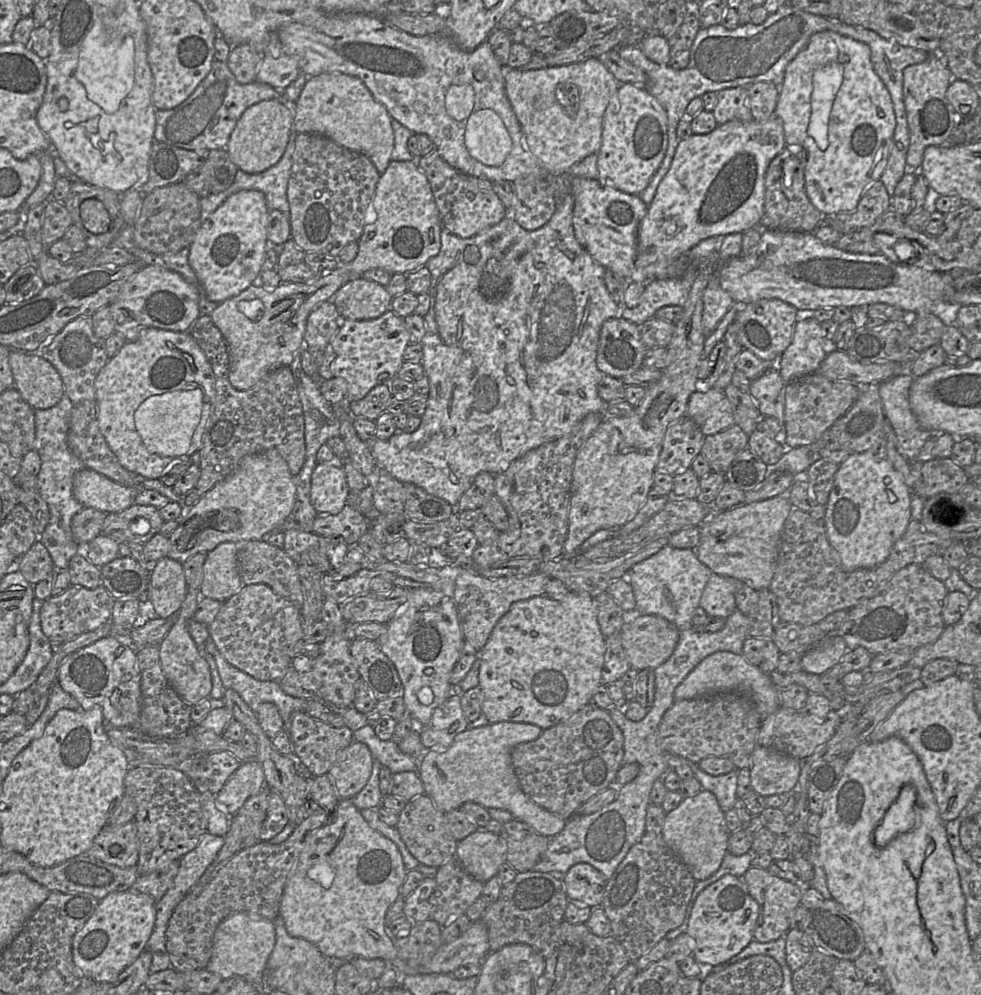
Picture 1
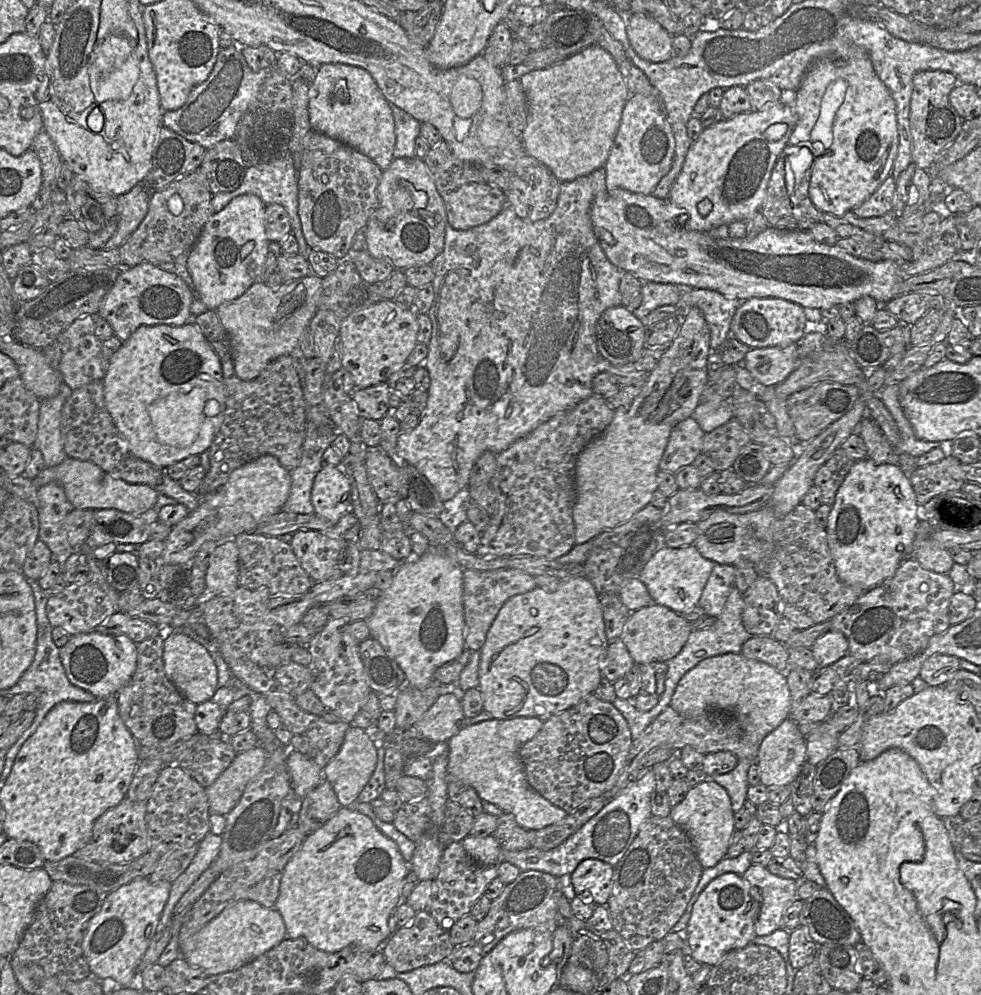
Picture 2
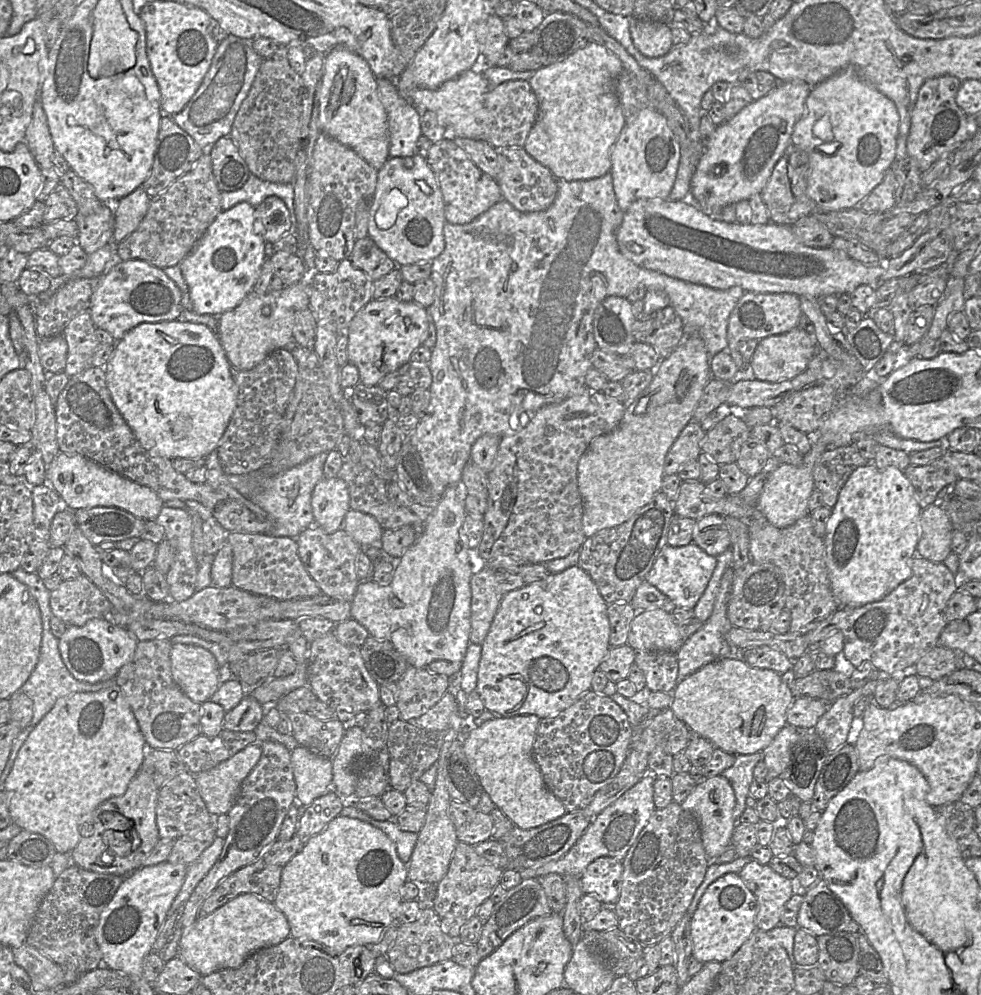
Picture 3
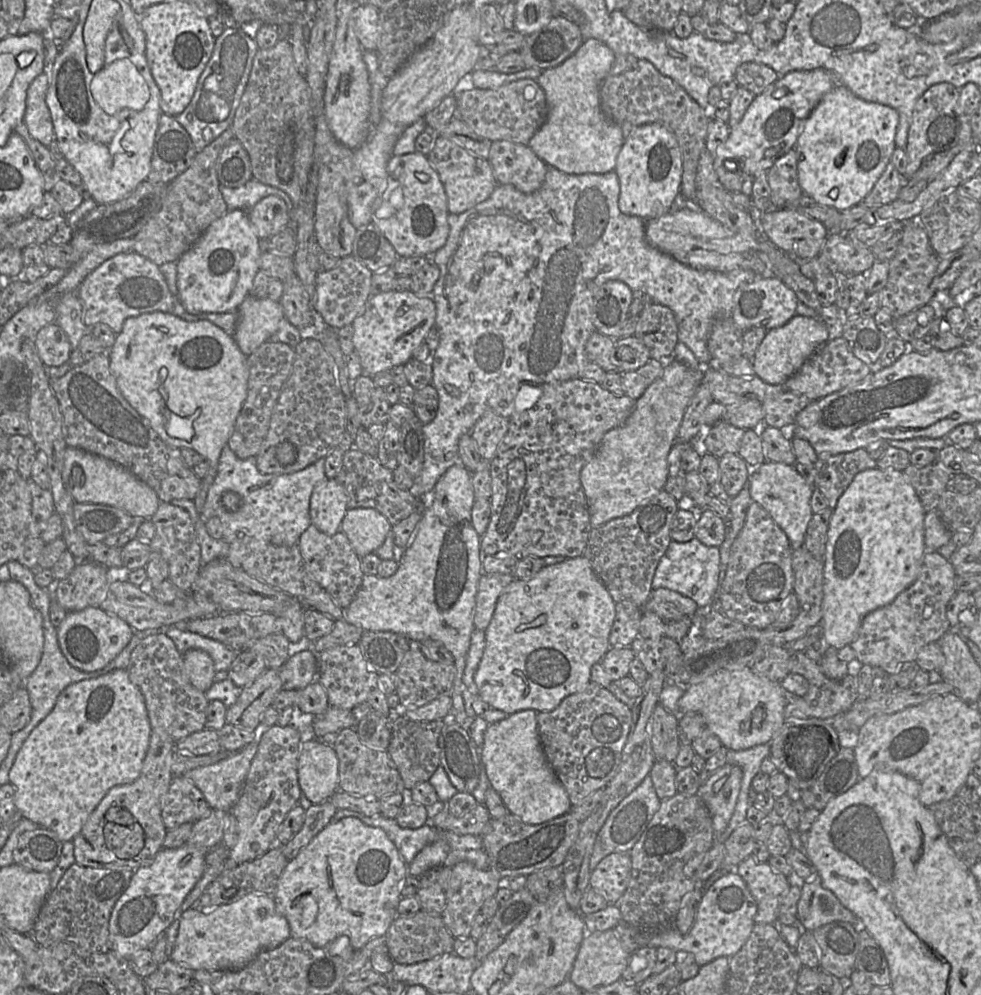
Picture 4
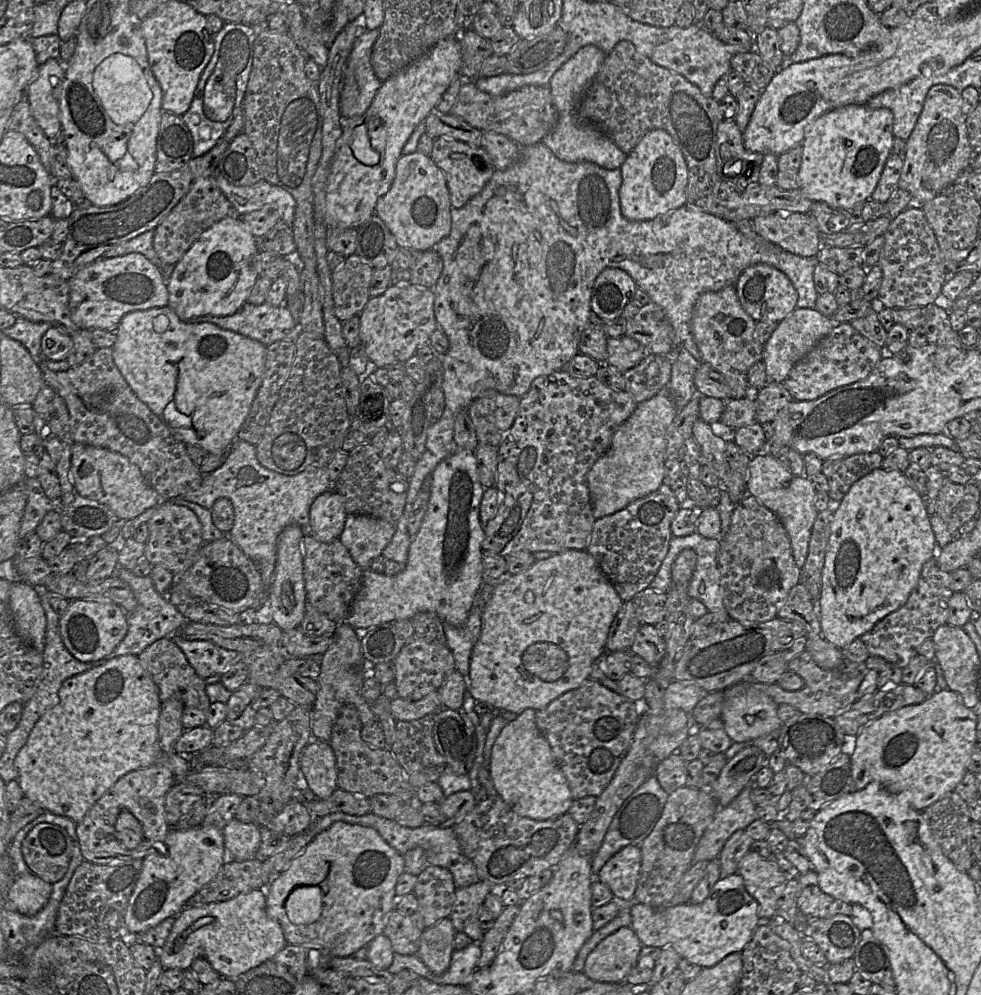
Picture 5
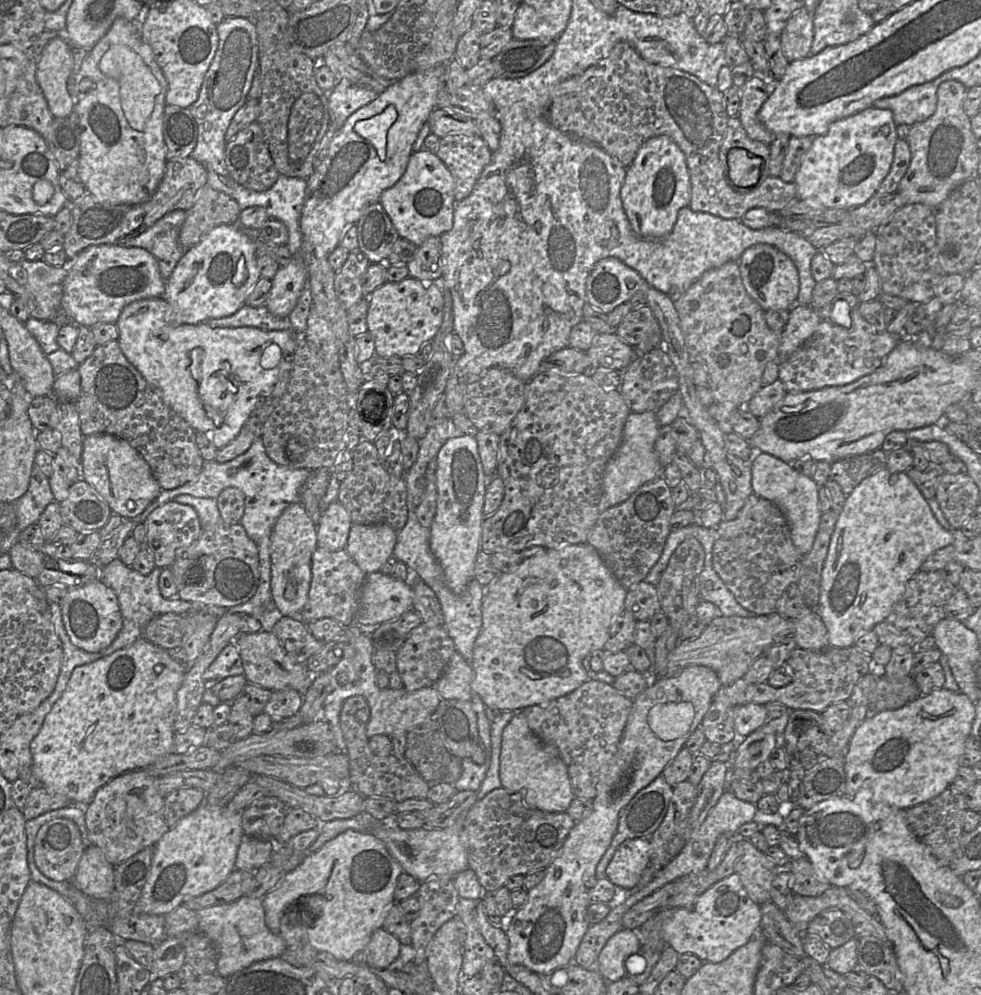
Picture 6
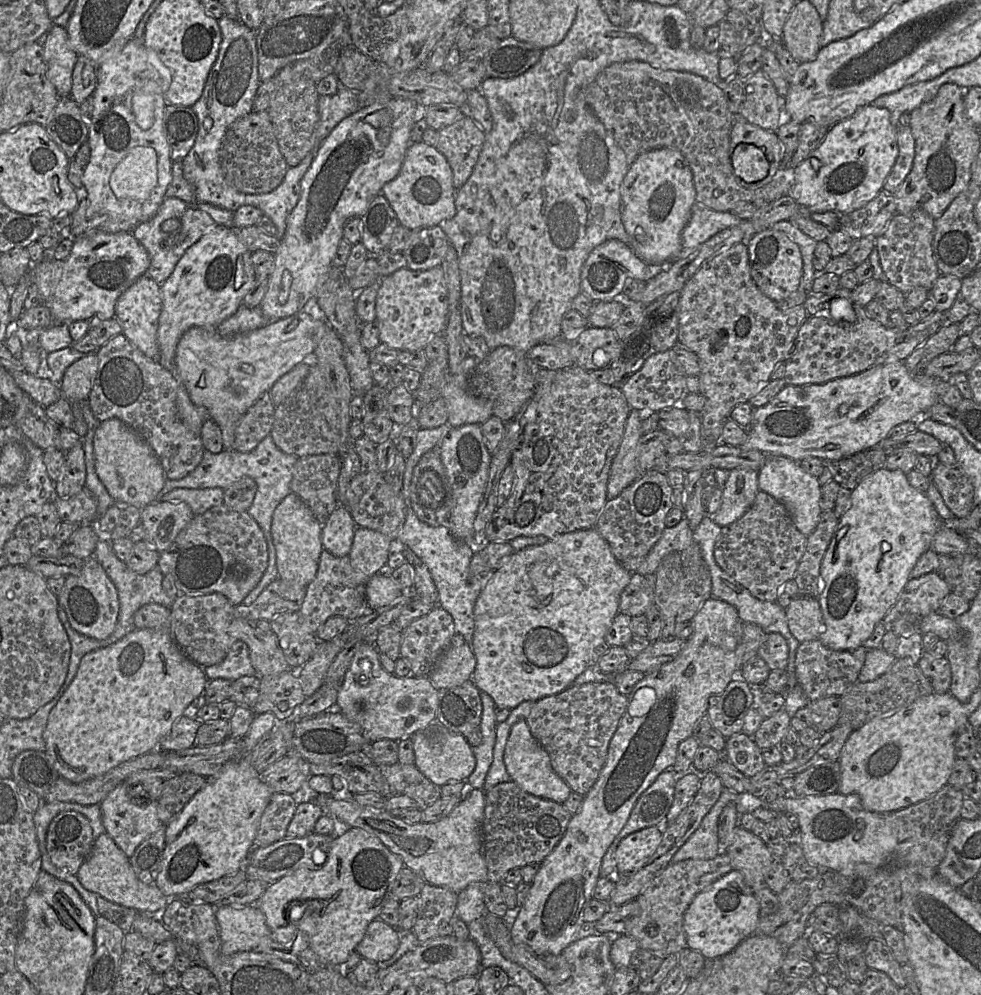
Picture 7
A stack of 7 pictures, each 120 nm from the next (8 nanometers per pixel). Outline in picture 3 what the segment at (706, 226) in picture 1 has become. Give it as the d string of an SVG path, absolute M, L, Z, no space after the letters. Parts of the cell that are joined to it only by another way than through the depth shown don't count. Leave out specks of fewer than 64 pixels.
M803 81L780 82L761 99L753 100L733 118L717 126L695 166L689 199L709 216L726 205L761 193L774 166L791 145L794 126L804 116L811 89Z

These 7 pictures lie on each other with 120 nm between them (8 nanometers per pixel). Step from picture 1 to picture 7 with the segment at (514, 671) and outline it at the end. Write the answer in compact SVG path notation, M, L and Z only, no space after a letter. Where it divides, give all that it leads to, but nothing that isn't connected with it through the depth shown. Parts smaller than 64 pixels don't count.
M595 528L578 530L549 539L541 545L531 545L514 553L491 575L484 580L483 587L474 605L474 633L471 647L476 658L476 666L472 674L472 681L477 688L488 693L495 705L513 709L524 701L538 701L546 696L557 694L569 686L592 663L591 654L612 625L619 613L620 596L624 588L630 583L632 573L620 565L614 557L608 543Z

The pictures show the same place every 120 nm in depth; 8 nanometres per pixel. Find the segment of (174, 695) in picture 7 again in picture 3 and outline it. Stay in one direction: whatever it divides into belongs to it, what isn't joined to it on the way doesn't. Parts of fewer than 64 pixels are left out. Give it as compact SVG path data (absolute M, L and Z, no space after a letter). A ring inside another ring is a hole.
M118 686L59 698L19 749L5 781L9 813L22 830L49 839L57 853L71 852L80 841L80 826L105 800L123 795L141 769L148 750L133 711ZM257 741L215 767L193 774L206 808L213 816L230 811L242 783L258 763L261 754L262 743Z

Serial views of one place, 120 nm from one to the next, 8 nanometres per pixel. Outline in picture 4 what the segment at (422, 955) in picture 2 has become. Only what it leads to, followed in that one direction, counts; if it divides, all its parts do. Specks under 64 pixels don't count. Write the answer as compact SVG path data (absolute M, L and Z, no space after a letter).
M422 909L412 916L397 916L386 934L388 954L394 963L402 965L416 964L445 953L452 953L454 940L441 915L431 914Z

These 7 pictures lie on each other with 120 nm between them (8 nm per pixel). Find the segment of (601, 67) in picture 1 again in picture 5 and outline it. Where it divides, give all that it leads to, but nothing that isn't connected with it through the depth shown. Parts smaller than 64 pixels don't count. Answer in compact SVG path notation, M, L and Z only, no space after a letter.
M586 45L580 48L554 73L548 87L551 91L554 105L558 110L559 119L556 127L541 142L557 158L563 161L571 163L591 162L602 168L614 170L621 167L625 161L626 154L608 135L583 120L580 115L583 97L599 72L606 55L595 45Z

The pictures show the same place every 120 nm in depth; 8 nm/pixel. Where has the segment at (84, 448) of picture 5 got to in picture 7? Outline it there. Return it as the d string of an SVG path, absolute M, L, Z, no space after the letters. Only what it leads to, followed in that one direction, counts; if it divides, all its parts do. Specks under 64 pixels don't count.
M118 418L99 423L93 437L95 471L115 503L143 509L156 502L166 482L161 463L147 441Z

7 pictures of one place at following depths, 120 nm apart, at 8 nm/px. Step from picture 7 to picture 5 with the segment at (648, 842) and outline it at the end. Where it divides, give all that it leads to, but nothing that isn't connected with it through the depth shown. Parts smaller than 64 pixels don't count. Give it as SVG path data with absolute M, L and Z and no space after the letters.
M627 845L604 864L595 878L607 885L615 897L632 900L640 877L640 868L640 847Z

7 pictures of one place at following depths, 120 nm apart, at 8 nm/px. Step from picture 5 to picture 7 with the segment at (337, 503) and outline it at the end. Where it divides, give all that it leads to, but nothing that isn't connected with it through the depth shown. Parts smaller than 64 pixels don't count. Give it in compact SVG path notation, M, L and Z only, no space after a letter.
M338 506L322 526L321 542L323 549L336 557L349 554L354 532L357 528L351 514L344 506Z

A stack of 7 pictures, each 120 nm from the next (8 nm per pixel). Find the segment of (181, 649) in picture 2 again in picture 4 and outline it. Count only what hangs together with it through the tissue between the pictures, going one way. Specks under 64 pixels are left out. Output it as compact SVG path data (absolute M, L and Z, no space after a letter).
M190 649L183 654L183 663L191 684L201 692L207 692L214 683L215 669L208 653Z

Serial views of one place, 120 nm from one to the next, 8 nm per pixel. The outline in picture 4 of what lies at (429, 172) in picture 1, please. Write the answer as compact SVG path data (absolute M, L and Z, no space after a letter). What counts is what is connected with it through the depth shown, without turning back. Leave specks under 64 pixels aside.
M435 136L433 148L427 157L443 183L447 195L449 213L460 214L485 201L497 186L488 159L481 158L469 152L443 136Z

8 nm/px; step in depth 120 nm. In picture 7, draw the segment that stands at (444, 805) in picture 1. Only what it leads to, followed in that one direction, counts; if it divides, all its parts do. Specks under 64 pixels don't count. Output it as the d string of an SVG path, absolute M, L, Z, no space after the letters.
M525 719L511 727L504 751L504 764L511 780L532 795L562 804L572 792L569 785L552 768L548 752L532 735Z

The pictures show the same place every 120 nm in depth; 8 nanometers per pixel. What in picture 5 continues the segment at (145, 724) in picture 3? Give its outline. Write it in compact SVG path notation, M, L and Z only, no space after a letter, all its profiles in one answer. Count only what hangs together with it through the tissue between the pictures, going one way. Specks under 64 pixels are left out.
M165 637L155 641L138 655L138 659L143 669L148 672L157 685L161 703L173 696L182 698L182 724L184 730L206 726L211 705L206 692L206 681L196 673L186 655L171 638Z

